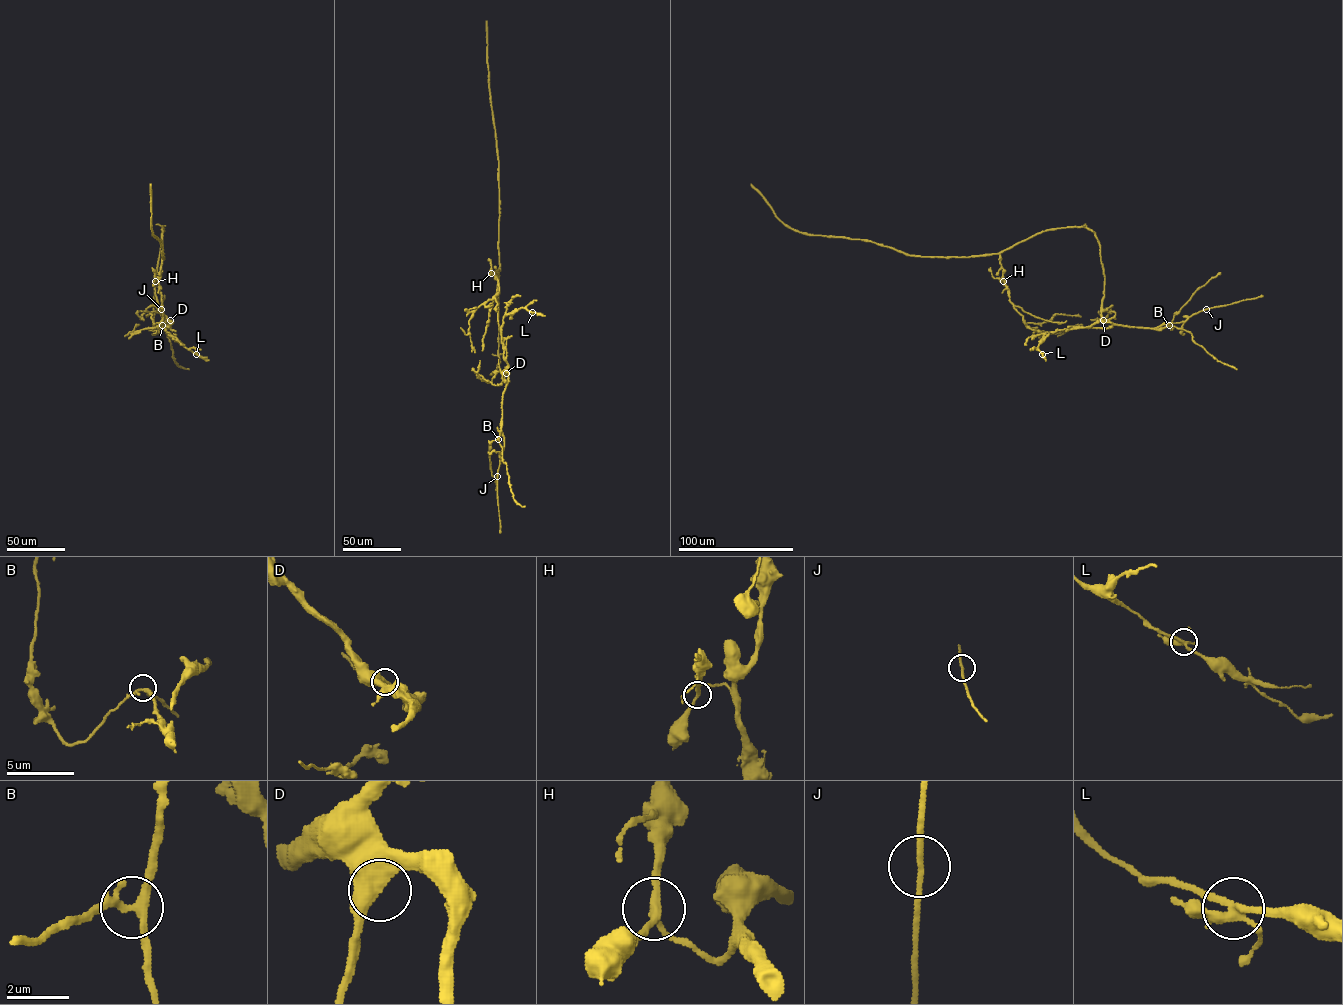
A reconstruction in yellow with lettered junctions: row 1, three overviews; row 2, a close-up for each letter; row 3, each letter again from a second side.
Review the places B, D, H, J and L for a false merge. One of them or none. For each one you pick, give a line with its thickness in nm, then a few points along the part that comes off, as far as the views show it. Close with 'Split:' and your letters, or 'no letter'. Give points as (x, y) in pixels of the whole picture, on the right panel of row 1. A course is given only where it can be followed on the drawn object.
Split: no letter

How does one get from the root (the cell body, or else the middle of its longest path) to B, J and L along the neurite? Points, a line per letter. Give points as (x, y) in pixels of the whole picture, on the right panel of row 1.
B: (1044, 231), (1086, 227), (1094, 233), (1100, 246), (1104, 276), (1103, 322), (1156, 329), (1169, 325)
J: (1044, 231), (1086, 227), (1094, 233), (1100, 246), (1104, 276), (1103, 322), (1155, 328), (1185, 321), (1206, 309)
L: (1044, 231), (1086, 227), (1093, 231), (1104, 286), (1101, 318), (1089, 327), (1046, 332), (1038, 347), (1042, 353)

